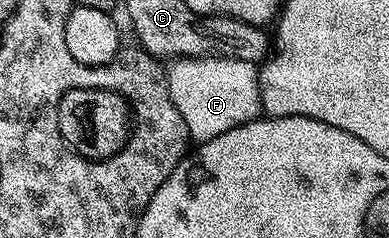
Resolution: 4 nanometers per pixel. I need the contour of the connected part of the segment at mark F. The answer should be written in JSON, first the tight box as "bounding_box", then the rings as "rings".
{"bounding_box":[167,57,262,145],"rings":[[[181,57],[170,62],[167,67],[170,100],[175,109],[182,115],[189,130],[189,138],[200,145],[219,137],[219,133],[227,133],[227,129],[235,129],[244,123],[252,123],[262,114],[261,86],[257,80],[258,68],[247,61],[228,57]]]}

